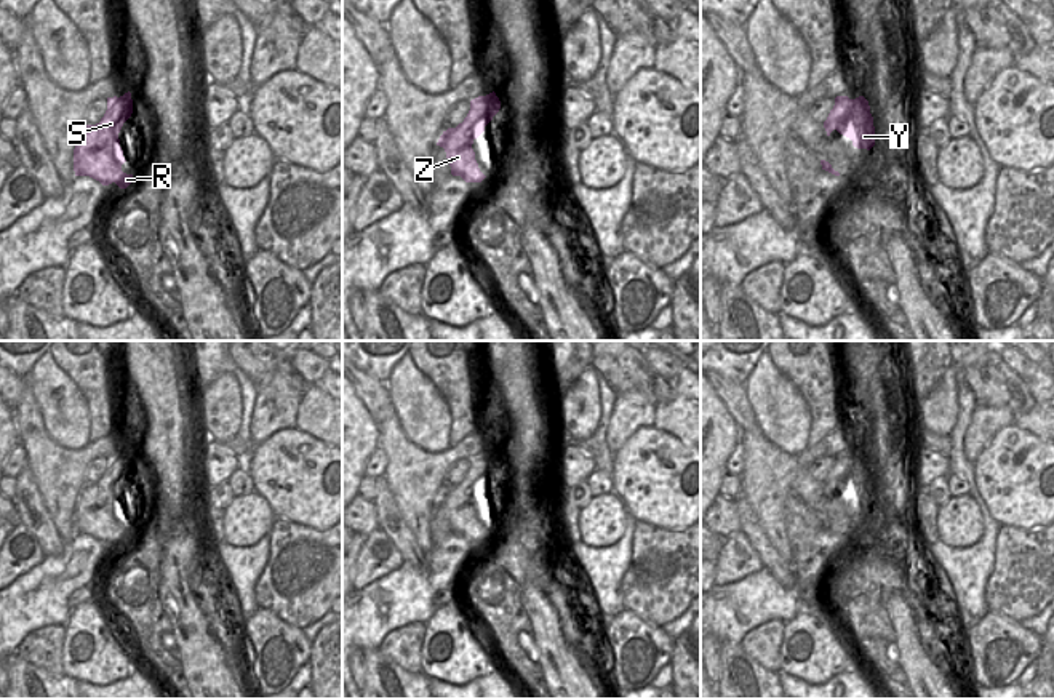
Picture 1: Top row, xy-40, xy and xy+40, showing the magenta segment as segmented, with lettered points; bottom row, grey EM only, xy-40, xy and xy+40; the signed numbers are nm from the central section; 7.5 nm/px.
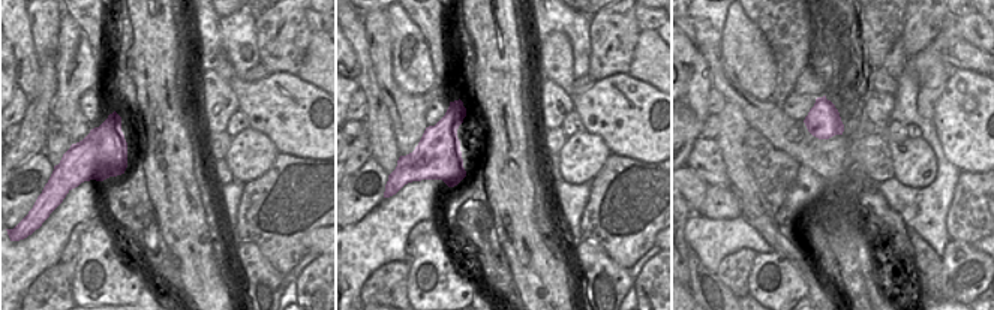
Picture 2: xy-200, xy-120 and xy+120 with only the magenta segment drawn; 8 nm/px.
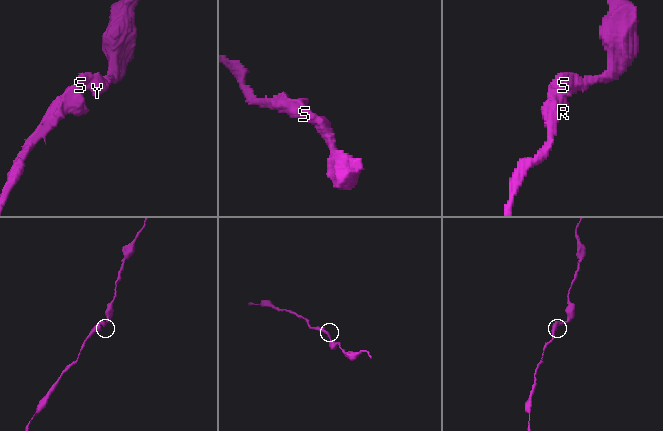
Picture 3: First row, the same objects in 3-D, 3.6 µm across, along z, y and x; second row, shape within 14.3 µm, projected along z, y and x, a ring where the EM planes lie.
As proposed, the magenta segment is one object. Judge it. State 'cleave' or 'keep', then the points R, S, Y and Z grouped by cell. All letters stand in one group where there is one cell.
keep | R S Y Z

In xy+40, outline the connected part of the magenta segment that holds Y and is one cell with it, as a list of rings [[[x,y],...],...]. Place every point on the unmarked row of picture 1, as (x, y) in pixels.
[[[836,454],[835,464],[824,480],[827,494],[833,488],[849,496],[857,507],[870,509],[875,504],[875,485],[870,472],[868,459],[864,454],[849,457],[848,454]]]

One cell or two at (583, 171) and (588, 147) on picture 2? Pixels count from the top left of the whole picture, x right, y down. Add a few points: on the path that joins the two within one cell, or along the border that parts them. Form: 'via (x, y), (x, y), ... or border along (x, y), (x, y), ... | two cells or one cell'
via (583, 165), (585, 153) | one cell

